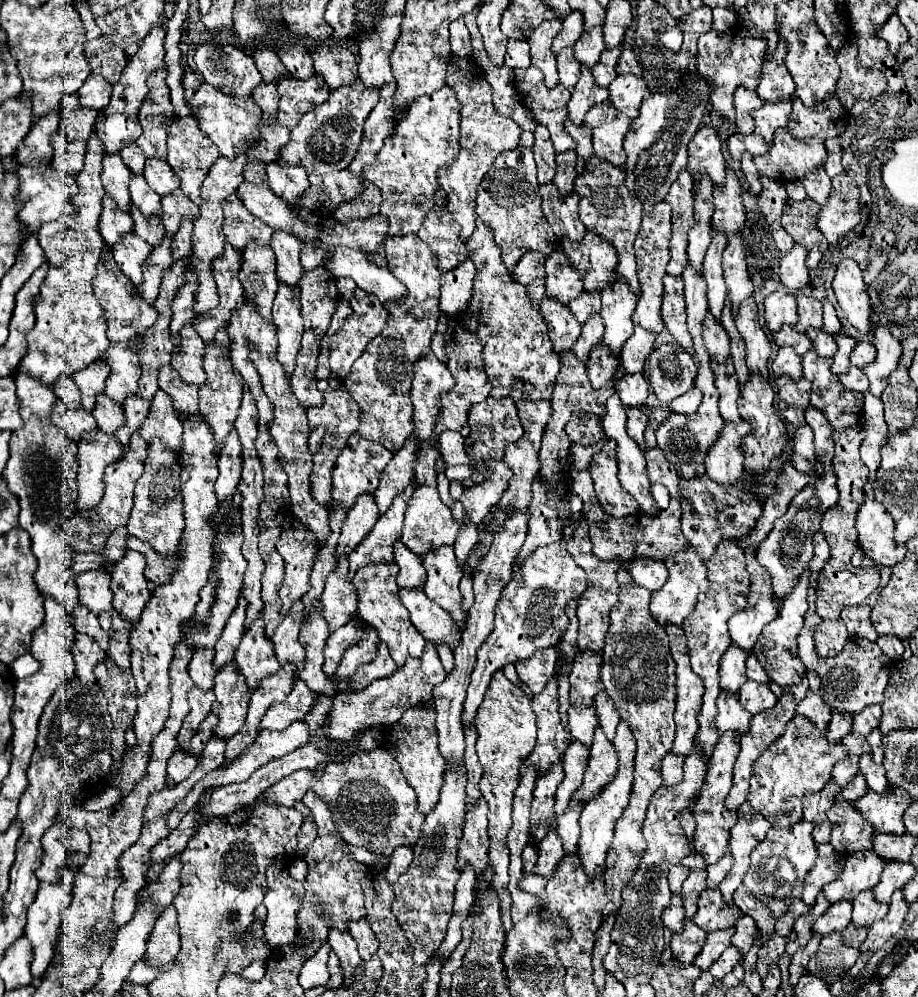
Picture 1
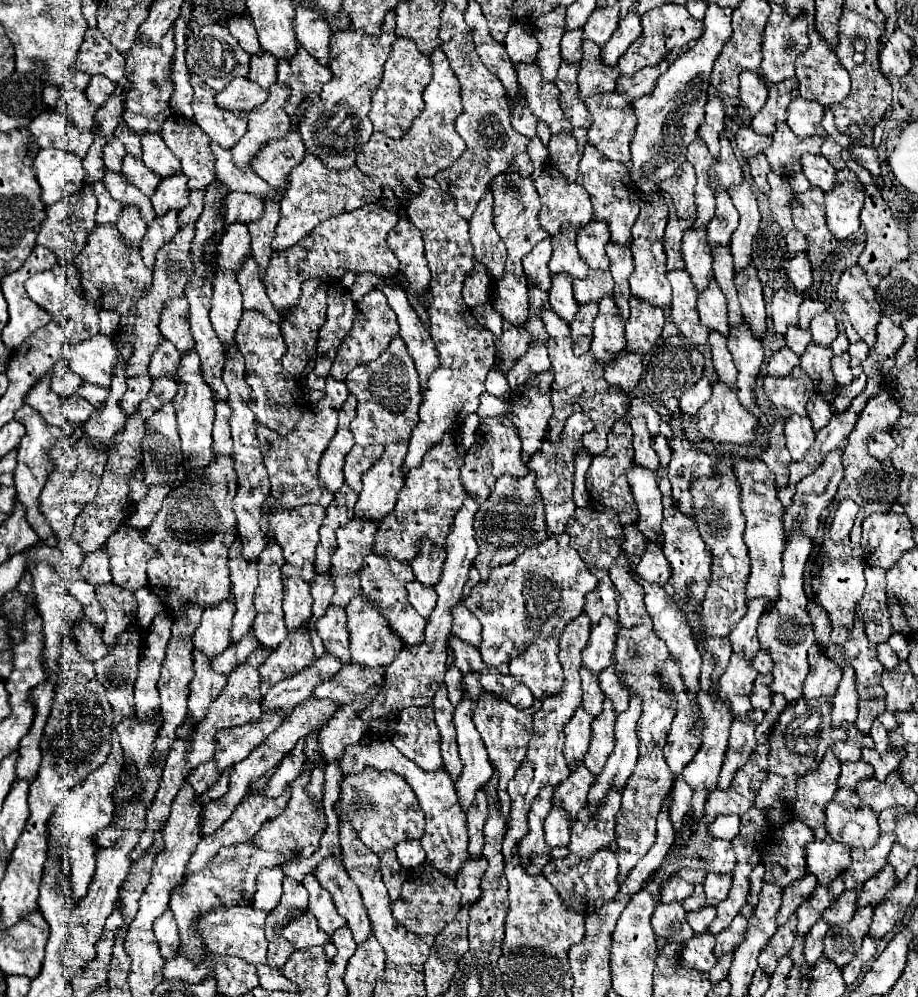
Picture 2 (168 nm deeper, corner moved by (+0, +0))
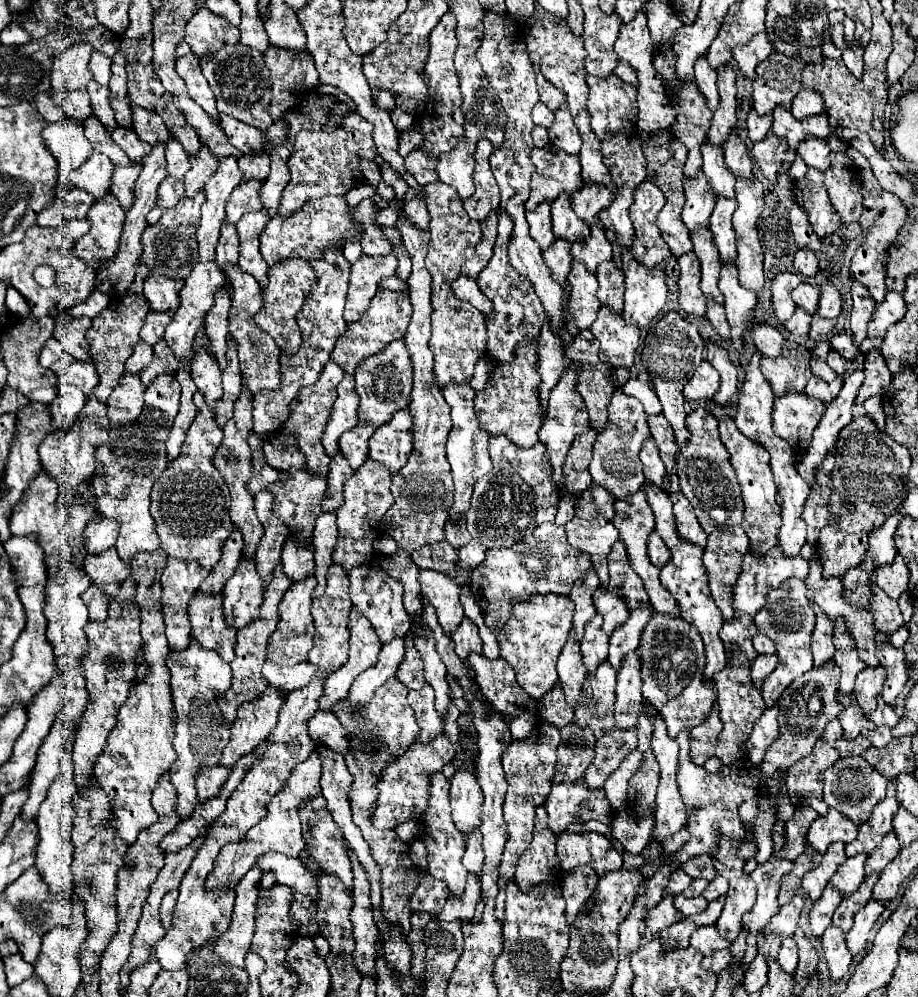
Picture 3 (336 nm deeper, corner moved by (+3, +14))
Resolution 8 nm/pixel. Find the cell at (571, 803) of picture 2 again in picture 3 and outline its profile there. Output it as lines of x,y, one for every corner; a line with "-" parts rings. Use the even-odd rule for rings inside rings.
569,724
561,730
561,744
557,748
557,772
553,776
553,782
575,782
579,780
579,776
583,776
583,772
587,770
587,766
593,760
593,746
591,742
595,742
595,736
591,736
591,732
587,732
587,728
579,728
577,724

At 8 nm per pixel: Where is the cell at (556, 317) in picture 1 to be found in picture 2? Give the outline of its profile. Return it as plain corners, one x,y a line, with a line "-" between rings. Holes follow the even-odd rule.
554,274
552,276
552,288
548,292
548,300
550,300
552,310
560,318
564,318
566,322
574,320
574,314
578,310
578,302
574,302
570,274

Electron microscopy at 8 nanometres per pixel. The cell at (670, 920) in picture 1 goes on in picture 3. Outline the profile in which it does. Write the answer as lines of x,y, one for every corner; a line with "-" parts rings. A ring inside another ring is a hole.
665,894
663,900
657,906
653,906
653,908
647,910
645,922
647,922
647,928
657,934
657,932
669,928
671,924
675,924
681,918
683,918
683,914
673,906
673,896

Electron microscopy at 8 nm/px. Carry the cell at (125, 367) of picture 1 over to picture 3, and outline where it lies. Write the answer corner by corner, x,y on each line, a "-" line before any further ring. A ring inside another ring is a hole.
75,318
67,324
55,324
55,338
65,346
65,350
77,360
91,360
91,344
87,340
87,330
91,328
91,320

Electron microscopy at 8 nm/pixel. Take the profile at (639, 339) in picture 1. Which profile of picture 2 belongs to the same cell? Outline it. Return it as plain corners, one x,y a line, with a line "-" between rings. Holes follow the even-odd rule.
630,298
630,322
626,322
626,342
630,352
648,352
664,326
664,310
642,302
640,298

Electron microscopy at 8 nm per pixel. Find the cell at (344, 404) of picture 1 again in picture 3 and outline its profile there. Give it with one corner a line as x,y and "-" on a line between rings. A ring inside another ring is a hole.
345,374
345,378
337,386
339,396
333,404
333,410
331,410
331,416
323,434
323,448
329,458
335,458
339,454
339,444
337,444
339,436
359,424
359,418
357,418
359,396
355,394
353,384
355,384
353,376

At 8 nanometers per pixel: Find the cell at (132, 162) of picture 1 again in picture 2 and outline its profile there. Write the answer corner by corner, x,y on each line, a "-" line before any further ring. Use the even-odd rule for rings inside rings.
120,122
120,124
116,126
114,136
118,136
118,138
122,140
122,144
126,146
126,152
128,152
128,154
132,154
132,156
136,156
136,158
142,154
140,136
138,136
138,134
134,134
134,132
126,126
126,122

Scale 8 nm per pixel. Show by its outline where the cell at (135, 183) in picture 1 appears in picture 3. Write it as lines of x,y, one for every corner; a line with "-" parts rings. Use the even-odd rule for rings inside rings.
117,128
115,134
111,134
113,142
135,162
143,164
143,160
149,156
151,152
151,146
149,144
143,144
137,134
131,130
131,128

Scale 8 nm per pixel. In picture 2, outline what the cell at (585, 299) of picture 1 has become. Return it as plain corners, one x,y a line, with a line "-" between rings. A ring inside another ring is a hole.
590,270
584,280
574,280
574,298
578,304
586,304
590,300
598,302
602,296
610,294
614,280
610,278
610,270

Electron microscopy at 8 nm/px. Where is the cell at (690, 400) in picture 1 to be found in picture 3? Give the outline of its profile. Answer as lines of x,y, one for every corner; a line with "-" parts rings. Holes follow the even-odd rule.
705,360
699,364
699,368
695,370
693,378
685,384
683,388
683,396
689,402
699,402
699,400
711,400
711,396
719,390
719,374
715,372
715,368
711,368
711,364
707,364

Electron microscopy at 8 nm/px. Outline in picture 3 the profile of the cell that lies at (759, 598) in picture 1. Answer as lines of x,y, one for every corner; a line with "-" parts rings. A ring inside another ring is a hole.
731,418
719,420
719,436
731,454
731,464
741,484
741,496
745,502
743,528
751,542
751,554
755,556
755,560
761,560
768,550
776,546
777,530
781,528
781,506
775,502
777,488
769,468
769,452
761,444
755,444
753,440
743,436

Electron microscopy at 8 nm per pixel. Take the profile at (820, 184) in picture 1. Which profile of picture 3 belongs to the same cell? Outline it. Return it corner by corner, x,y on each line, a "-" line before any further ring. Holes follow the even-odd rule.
807,136
799,148
797,154
805,160
807,166
817,168
821,172
827,172
827,168
831,168
829,164
829,146
823,138
815,138
815,136

